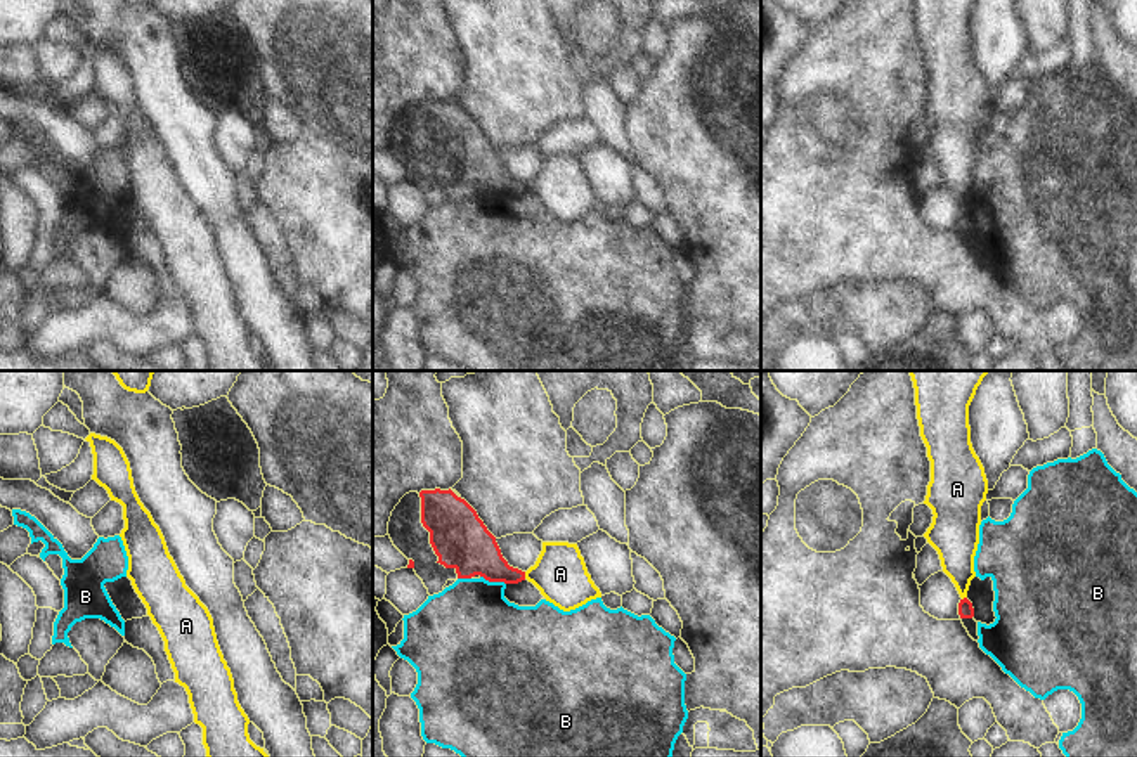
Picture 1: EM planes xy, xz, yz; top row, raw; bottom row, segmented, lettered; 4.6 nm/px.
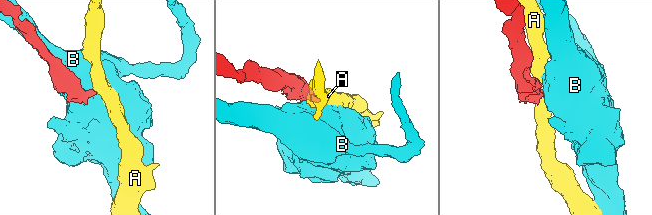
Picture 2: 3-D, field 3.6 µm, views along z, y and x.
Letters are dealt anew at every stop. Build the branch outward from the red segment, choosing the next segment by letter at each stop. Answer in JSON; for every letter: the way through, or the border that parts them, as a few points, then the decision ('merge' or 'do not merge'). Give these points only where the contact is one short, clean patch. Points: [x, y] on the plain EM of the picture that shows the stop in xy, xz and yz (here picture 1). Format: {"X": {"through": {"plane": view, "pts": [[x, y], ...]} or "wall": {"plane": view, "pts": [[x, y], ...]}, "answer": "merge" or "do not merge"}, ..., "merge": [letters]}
{"A": {"wall": {"plane": "xz", "pts": [[524, 184], [526, 189]]}, "answer": "do not merge"}, "B": {"wall": {"plane": "xz", "pts": [[480, 187], [505, 196]]}, "answer": "do not merge"}, "merge": []}

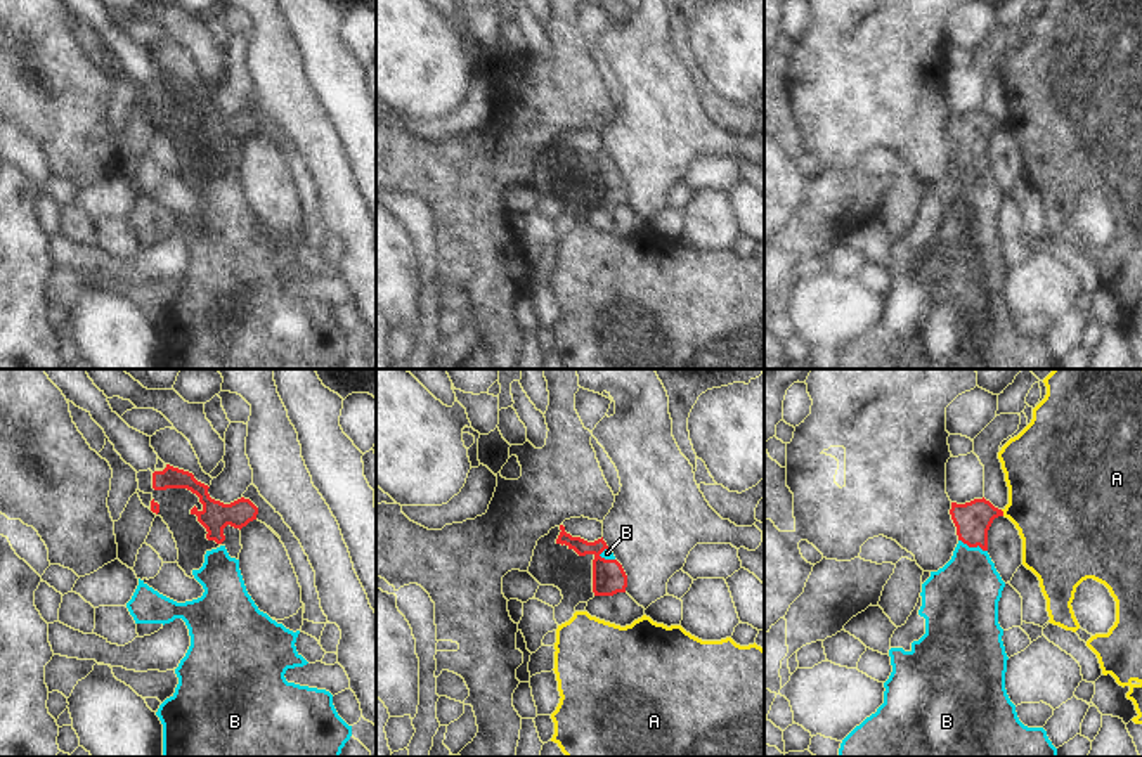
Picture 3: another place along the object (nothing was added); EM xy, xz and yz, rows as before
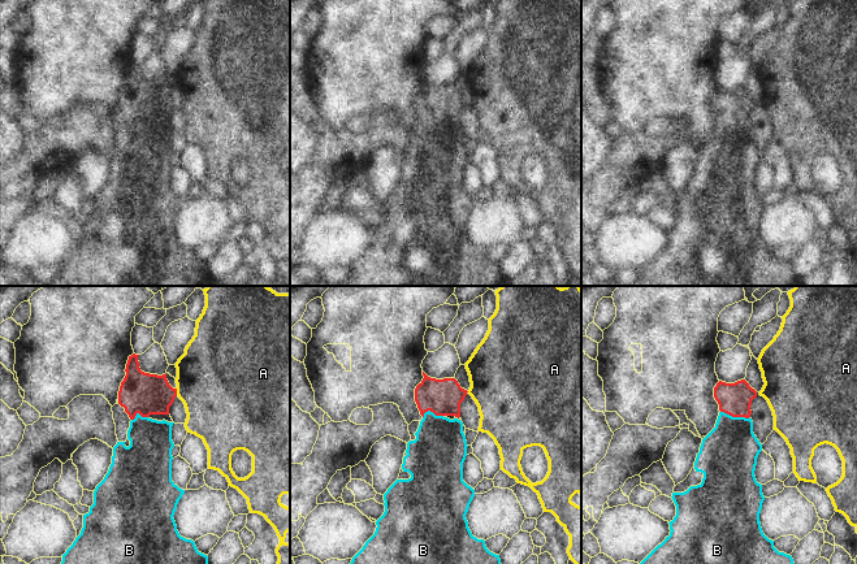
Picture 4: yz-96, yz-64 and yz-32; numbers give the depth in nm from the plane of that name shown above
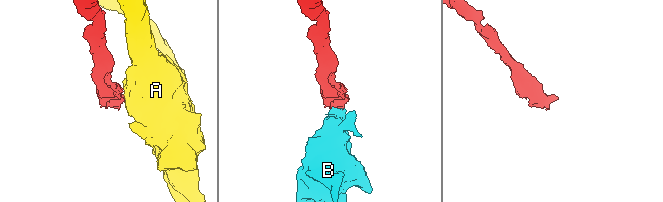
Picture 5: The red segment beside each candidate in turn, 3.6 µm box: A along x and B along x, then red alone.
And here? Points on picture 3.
{"A": {"wall": {"plane": "yz", "pts": [[1000, 122], [1004, 127]]}, "answer": "do not merge"}, "B": {"through": {"plane": "yz", "pts": [[973, 132], [973, 158], [971, 187], [960, 210]]}, "answer": "merge"}, "merge": ["B"]}

